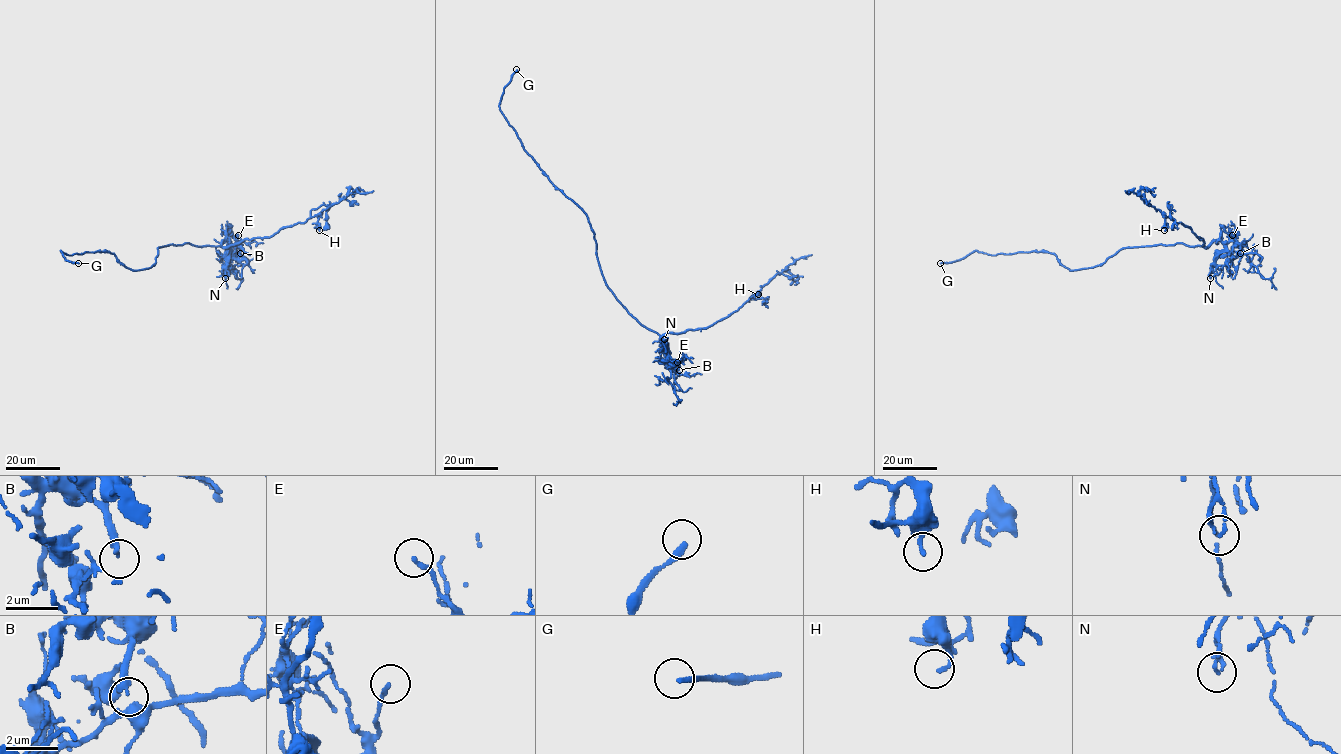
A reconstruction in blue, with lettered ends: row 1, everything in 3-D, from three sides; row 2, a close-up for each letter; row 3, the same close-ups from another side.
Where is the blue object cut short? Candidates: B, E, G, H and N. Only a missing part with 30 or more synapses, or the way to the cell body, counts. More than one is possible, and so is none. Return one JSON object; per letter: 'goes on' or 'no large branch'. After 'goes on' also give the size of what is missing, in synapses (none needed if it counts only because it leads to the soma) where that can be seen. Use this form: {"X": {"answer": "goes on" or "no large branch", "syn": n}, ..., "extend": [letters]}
{"B": {"answer": "goes on", "syn": 50}, "E": {"answer": "no large branch"}, "G": {"answer": "goes on"}, "H": {"answer": "no large branch"}, "N": {"answer": "no large branch"}, "extend": ["B", "G"]}

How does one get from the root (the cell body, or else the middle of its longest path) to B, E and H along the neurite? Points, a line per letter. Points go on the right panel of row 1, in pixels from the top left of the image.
B: (1152, 245), (1183, 243), (1206, 246), (1214, 241), (1235, 241), (1240, 253)
E: (1152, 245), (1183, 243), (1206, 246), (1214, 241), (1235, 241), (1238, 245), (1232, 235)
H: (1152, 245), (1183, 243), (1206, 247), (1188, 226), (1163, 214), (1164, 230)

